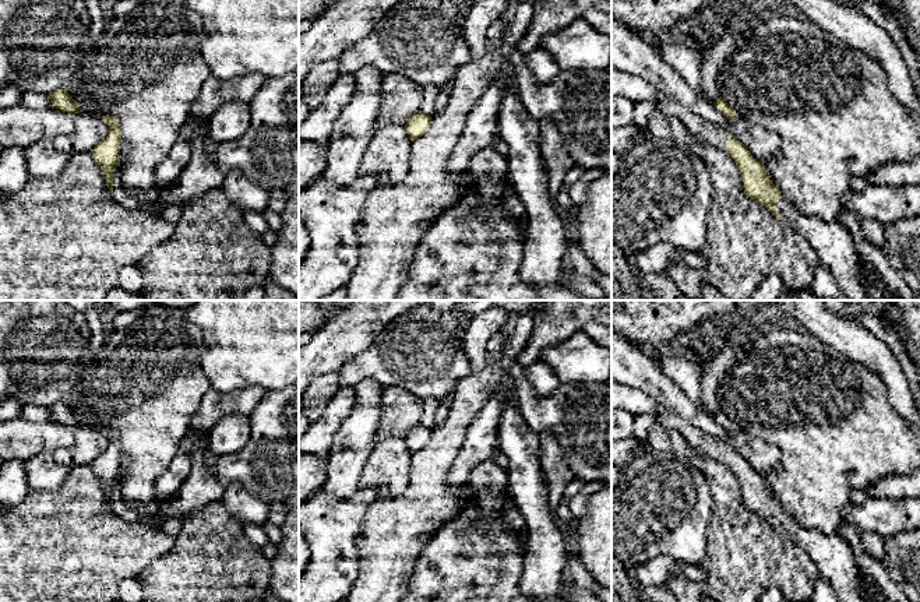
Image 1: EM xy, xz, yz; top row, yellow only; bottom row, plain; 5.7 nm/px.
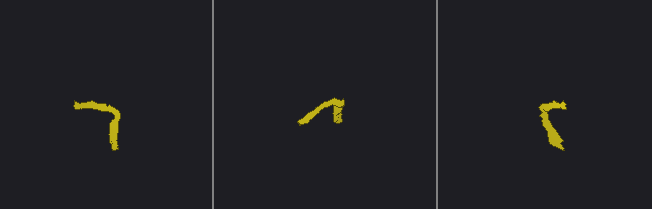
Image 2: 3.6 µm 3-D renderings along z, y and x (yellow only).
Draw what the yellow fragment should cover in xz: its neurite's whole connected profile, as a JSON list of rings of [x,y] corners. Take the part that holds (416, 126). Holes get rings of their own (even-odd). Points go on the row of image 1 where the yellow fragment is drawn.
[[[419,112],[410,116],[405,124],[409,140],[413,142],[416,138],[422,137],[431,124],[431,116],[424,112]]]

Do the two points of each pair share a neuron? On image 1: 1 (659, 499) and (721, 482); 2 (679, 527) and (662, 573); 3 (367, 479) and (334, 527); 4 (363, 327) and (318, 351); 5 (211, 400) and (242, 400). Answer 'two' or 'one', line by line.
1: two
2: two
3: two
4: one
5: one

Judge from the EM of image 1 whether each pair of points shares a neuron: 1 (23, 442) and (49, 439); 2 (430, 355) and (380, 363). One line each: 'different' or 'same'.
1: same
2: same

